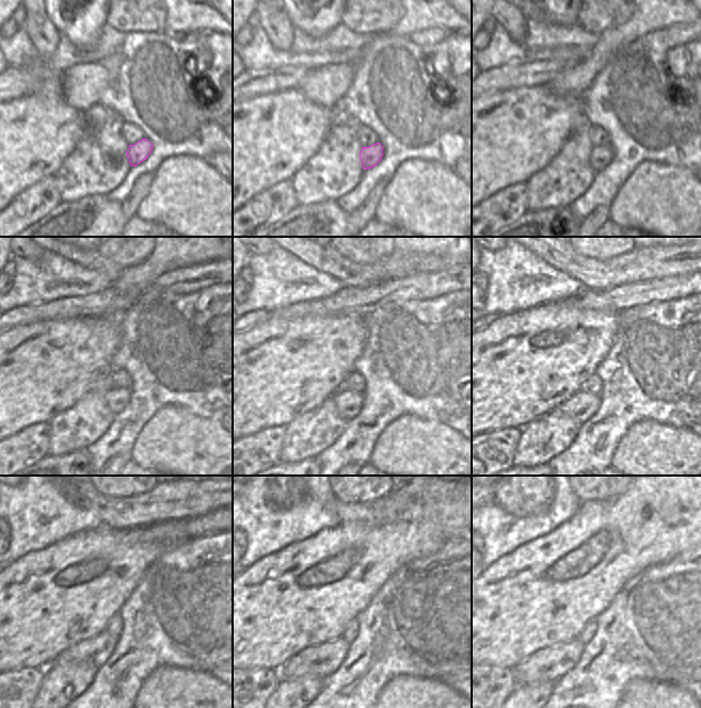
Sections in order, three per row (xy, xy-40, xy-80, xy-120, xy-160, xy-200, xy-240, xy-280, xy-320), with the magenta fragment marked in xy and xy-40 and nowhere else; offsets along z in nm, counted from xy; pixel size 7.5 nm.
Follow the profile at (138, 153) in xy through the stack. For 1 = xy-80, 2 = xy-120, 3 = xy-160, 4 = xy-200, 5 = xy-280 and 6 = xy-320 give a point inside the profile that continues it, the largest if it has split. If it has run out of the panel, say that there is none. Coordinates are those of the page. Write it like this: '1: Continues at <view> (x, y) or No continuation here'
1: Continues at xy-80 (600, 157)
2: Continues at xy-120 (116, 399)
3: Continues at xy-160 (348, 404)
4: Continues at xy-200 (582, 406)
5: Continues at xy-280 (321, 660)
6: Continues at xy-320 (548, 664).

